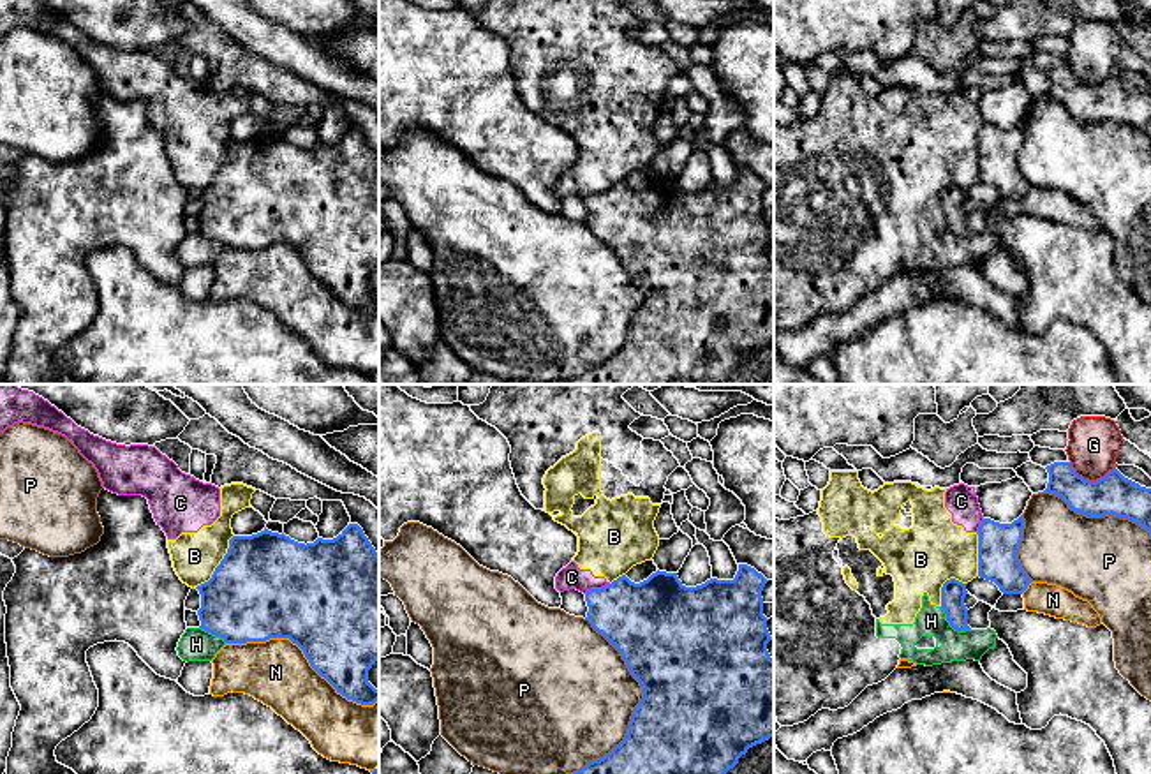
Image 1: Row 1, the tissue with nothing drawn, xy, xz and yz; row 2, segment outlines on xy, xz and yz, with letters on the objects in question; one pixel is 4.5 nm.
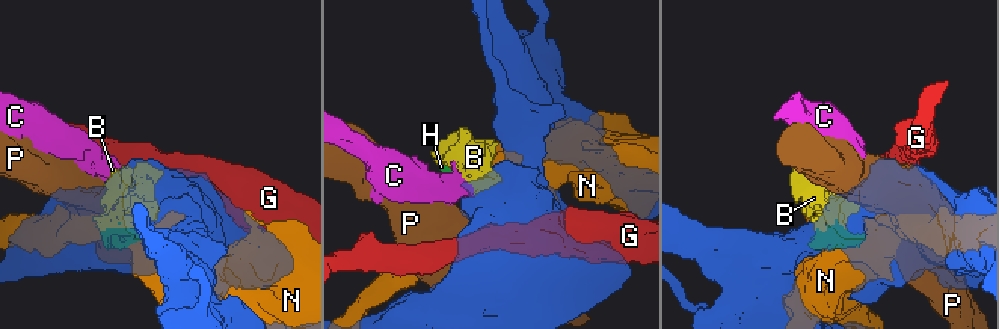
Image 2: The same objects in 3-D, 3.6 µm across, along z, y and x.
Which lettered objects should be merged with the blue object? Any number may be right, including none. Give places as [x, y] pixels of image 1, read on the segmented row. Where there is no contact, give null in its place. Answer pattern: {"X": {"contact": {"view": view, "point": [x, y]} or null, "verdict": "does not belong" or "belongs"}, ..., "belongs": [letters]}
{"B": {"contact": {"view": "xy", "point": [221, 563]}, "verdict": "does not belong"}, "C": {"contact": {"view": "xz", "point": [596, 589]}, "verdict": "does not belong"}, "G": {"contact": {"view": "yz", "point": [1091, 482]}, "verdict": "does not belong"}, "H": {"contact": {"view": "yz", "point": [952, 626]}, "verdict": "does not belong"}, "N": {"contact": {"view": "xy", "point": [304, 653]}, "verdict": "does not belong"}, "P": {"contact": {"view": "xz", "point": [638, 704]}, "verdict": "does not belong"}, "belongs": []}

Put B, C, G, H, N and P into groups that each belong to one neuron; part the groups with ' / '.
B C H / G / N / P

